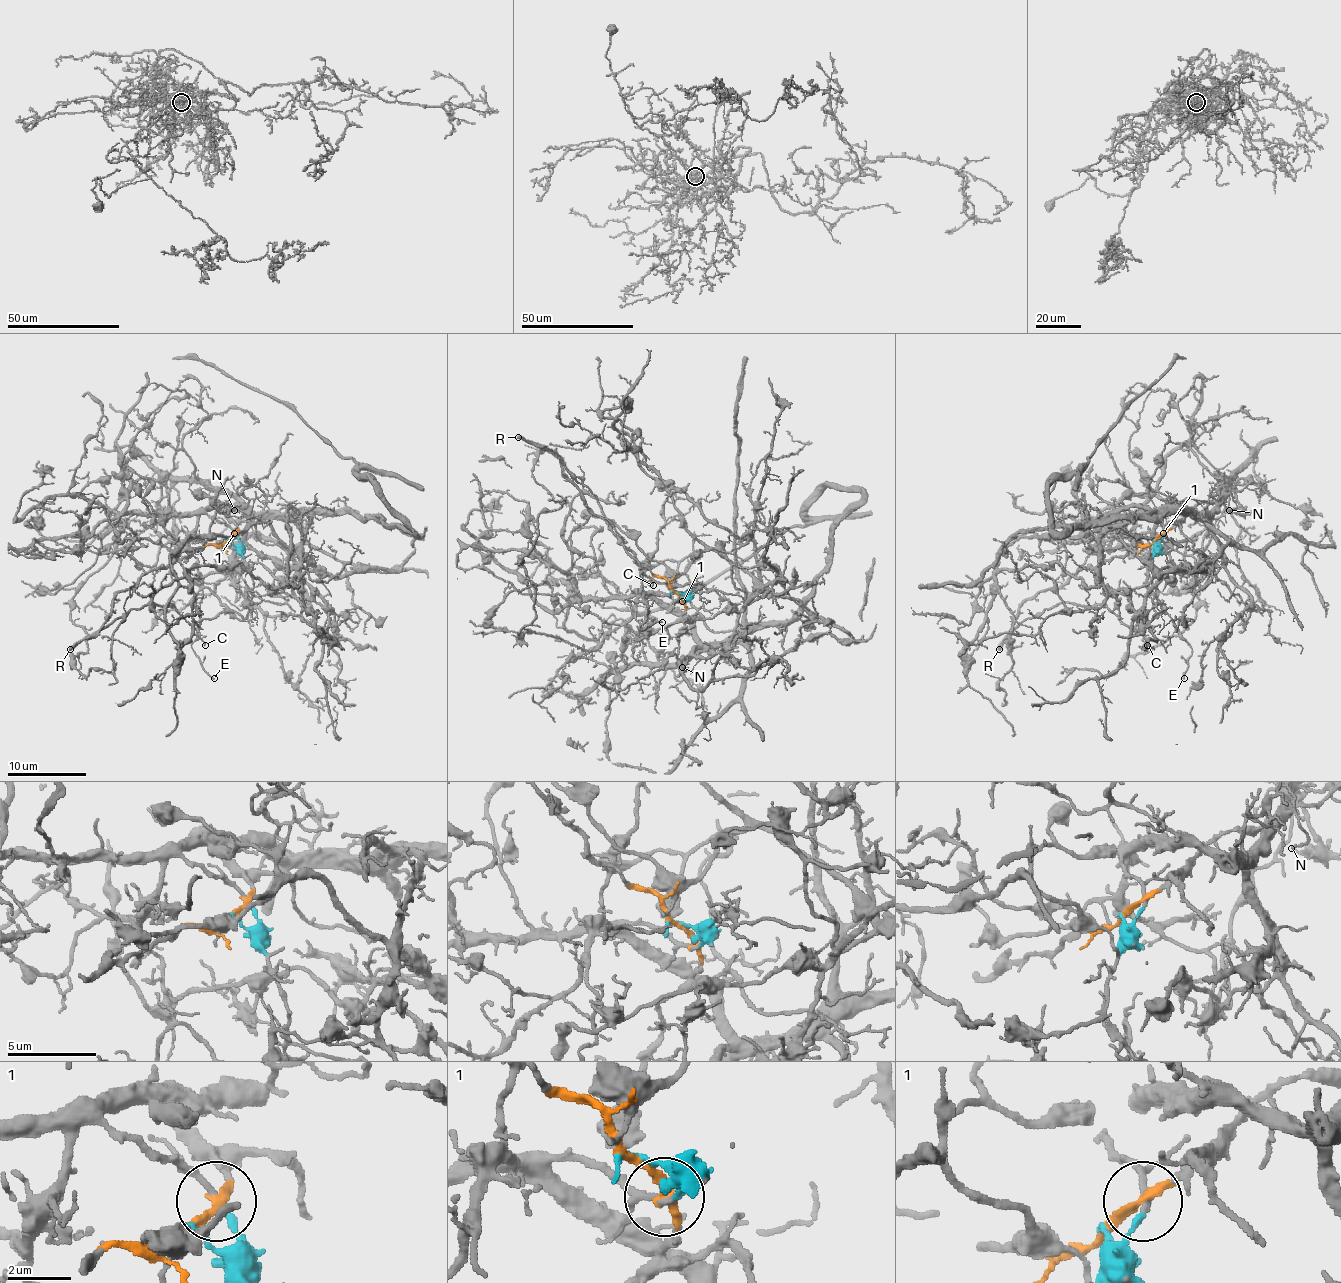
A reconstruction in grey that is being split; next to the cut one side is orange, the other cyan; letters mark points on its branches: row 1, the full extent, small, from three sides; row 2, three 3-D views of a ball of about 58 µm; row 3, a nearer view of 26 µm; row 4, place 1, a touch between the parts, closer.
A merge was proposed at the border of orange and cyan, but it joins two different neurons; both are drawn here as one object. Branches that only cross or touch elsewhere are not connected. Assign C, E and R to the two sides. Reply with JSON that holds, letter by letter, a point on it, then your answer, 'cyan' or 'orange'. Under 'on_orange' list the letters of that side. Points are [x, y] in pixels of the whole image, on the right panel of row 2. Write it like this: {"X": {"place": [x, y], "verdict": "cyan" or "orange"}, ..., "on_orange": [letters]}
{"C": {"place": [1147, 645], "verdict": "orange"}, "E": {"place": [1184, 678], "verdict": "orange"}, "R": {"place": [999, 649], "verdict": "orange"}, "on_orange": ["C", "E", "R"]}

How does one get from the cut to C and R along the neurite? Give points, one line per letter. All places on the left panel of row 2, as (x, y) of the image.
C: (225, 543), (205, 545), (148, 570), (121, 590), (105, 621), (125, 618), (148, 602), (172, 606), (205, 645)
R: (225, 543), (148, 570), (131, 588), (115, 596), (107, 619), (70, 649)

